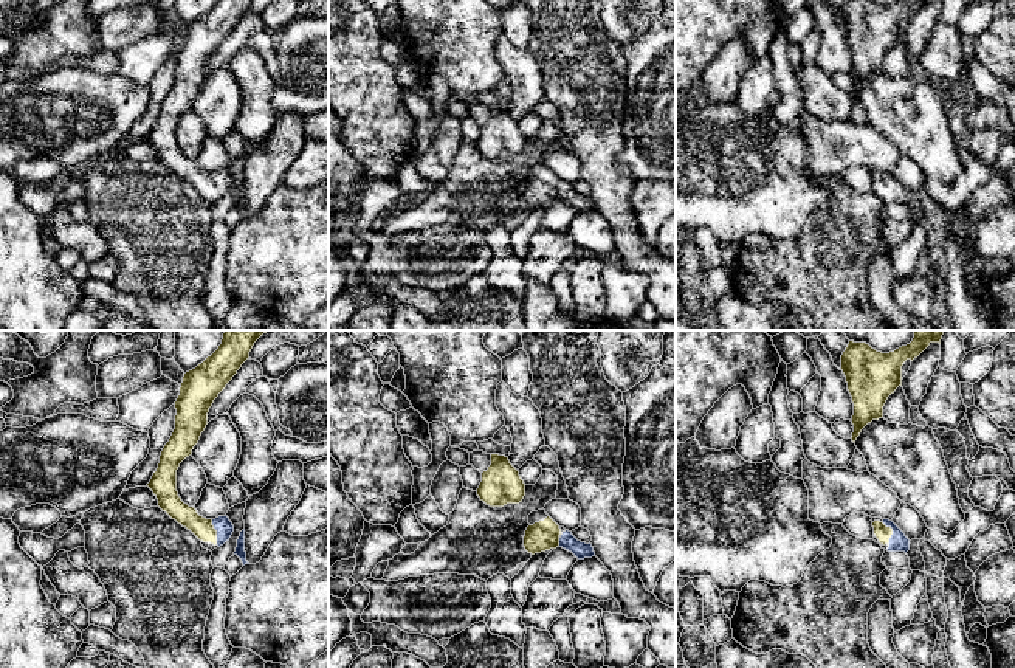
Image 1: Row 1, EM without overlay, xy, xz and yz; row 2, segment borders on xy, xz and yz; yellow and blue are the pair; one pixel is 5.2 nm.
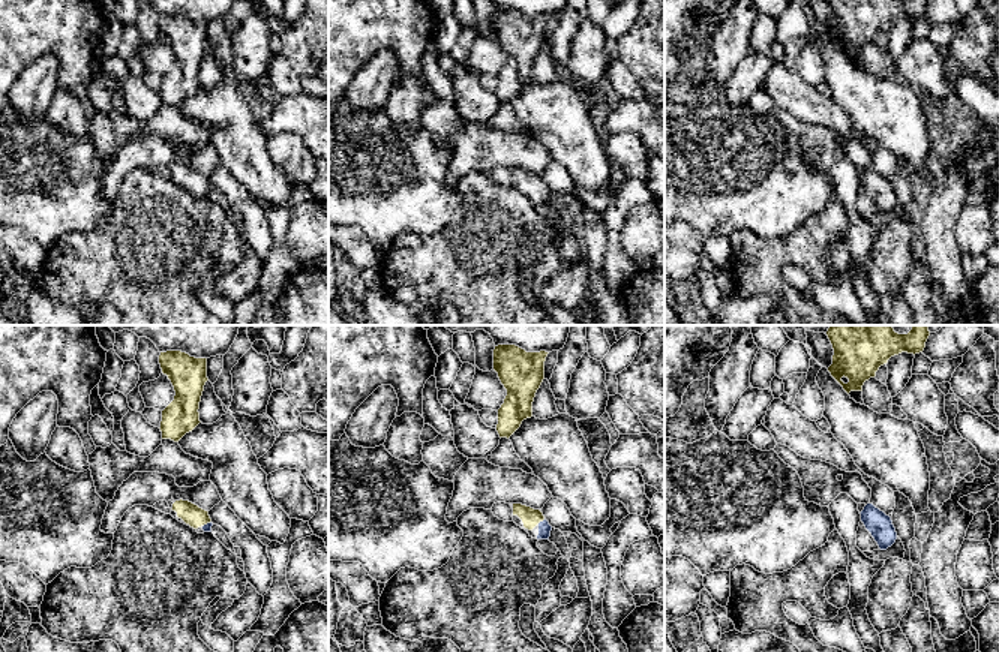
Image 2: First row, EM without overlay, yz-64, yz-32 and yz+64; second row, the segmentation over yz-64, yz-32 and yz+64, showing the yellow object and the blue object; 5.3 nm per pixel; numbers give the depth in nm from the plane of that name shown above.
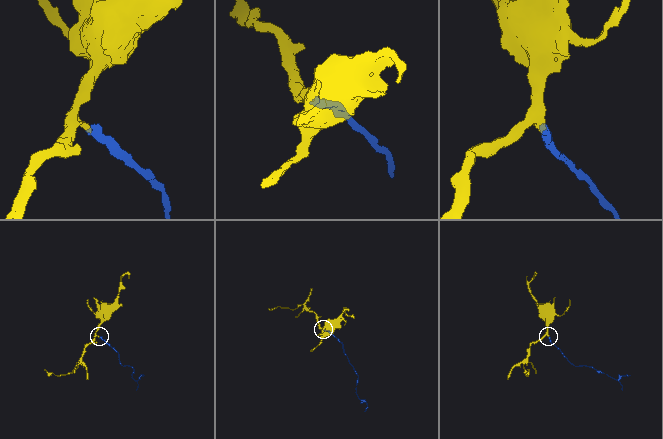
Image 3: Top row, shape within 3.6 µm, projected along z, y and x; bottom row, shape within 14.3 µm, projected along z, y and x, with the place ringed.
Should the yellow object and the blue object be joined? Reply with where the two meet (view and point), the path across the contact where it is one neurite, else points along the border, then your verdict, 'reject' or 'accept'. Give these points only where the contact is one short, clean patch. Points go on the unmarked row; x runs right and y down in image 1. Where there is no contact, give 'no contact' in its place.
contact xy (216, 185); way xy (185, 168), (203, 182), (216, 185), (222, 177); accept

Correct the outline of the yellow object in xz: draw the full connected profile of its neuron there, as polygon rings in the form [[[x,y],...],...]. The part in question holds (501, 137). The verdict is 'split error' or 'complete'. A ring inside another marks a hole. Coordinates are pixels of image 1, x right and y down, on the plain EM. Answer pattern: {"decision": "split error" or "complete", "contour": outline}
{"decision": "complete", "contour": [[[491,107],[491,118],[482,126],[477,149],[490,160],[519,157],[525,149],[525,136],[508,110]]]}

